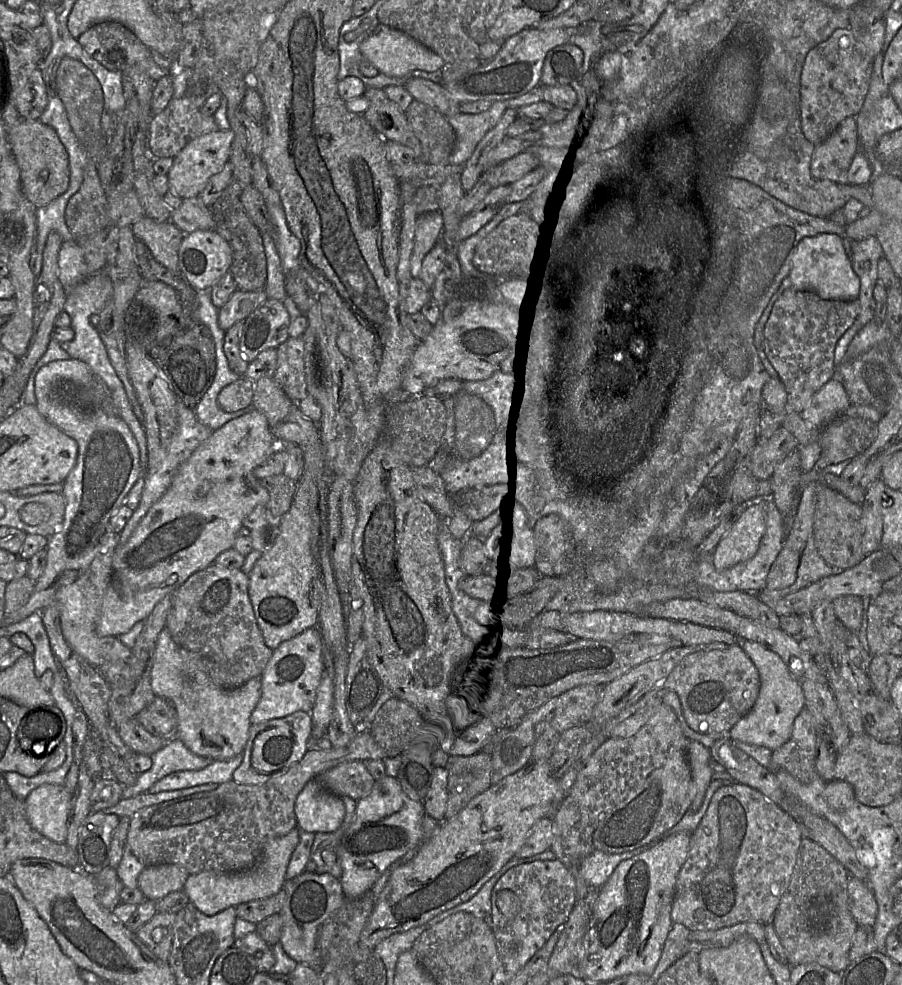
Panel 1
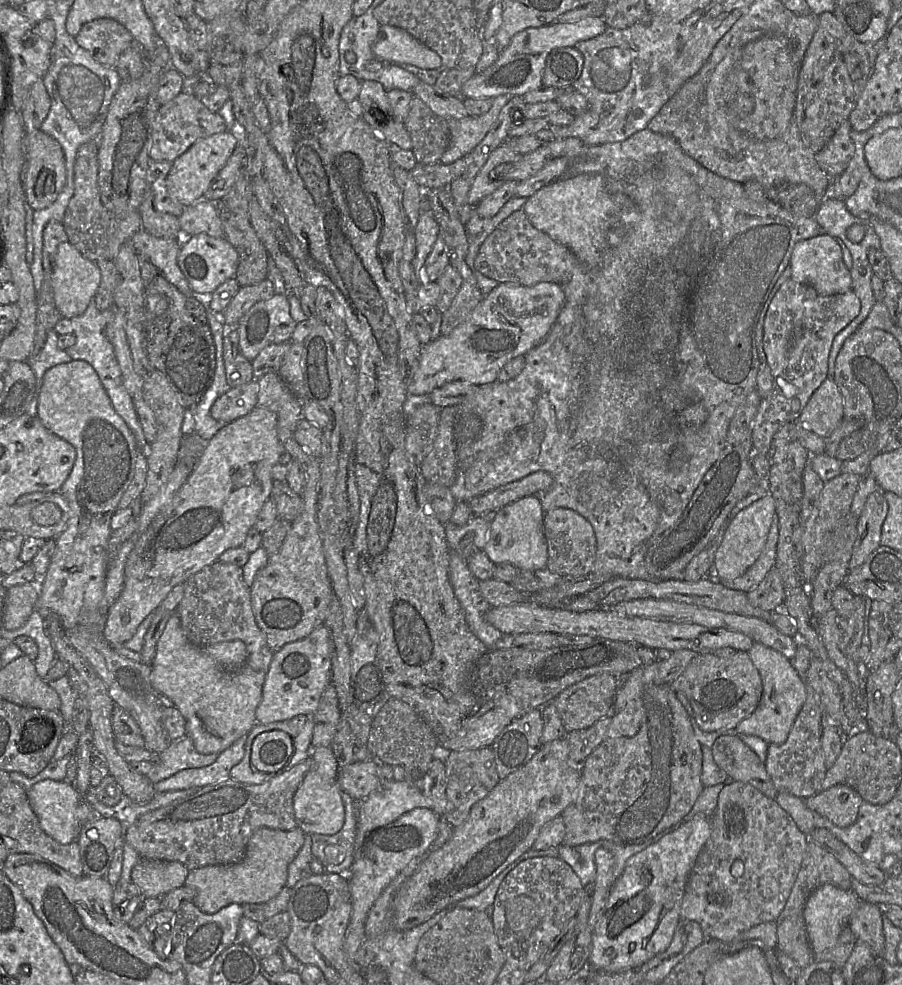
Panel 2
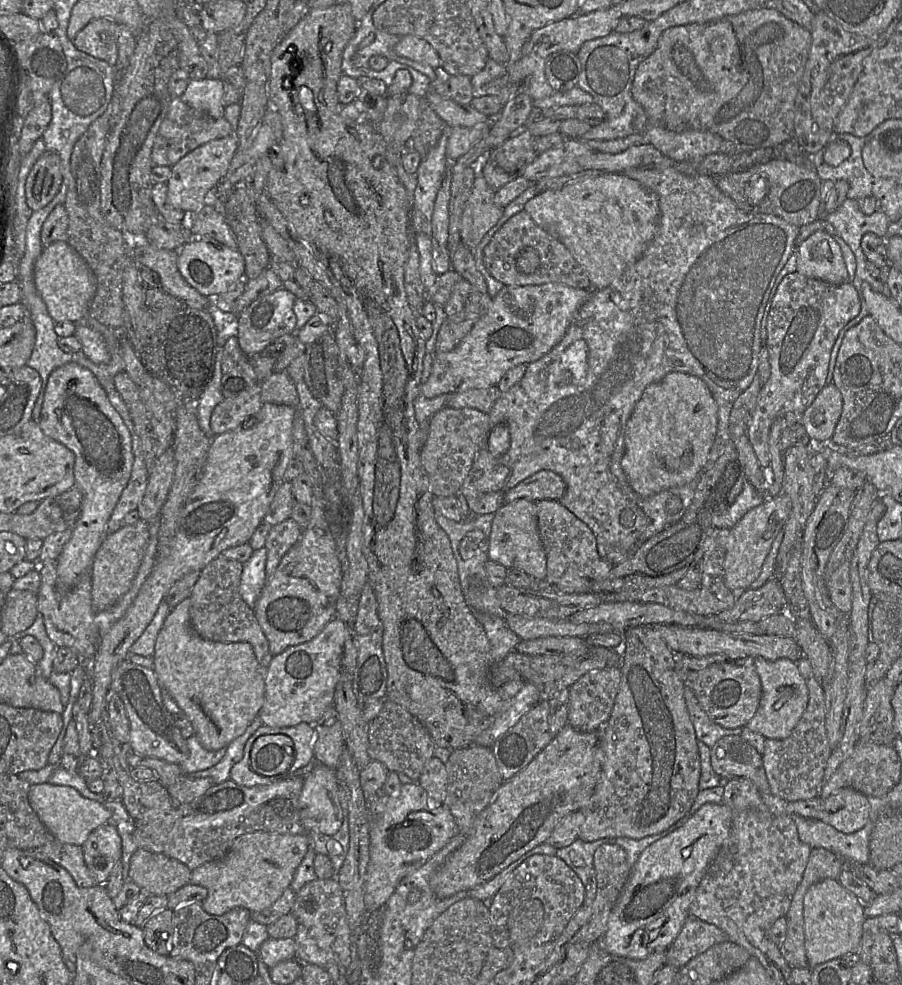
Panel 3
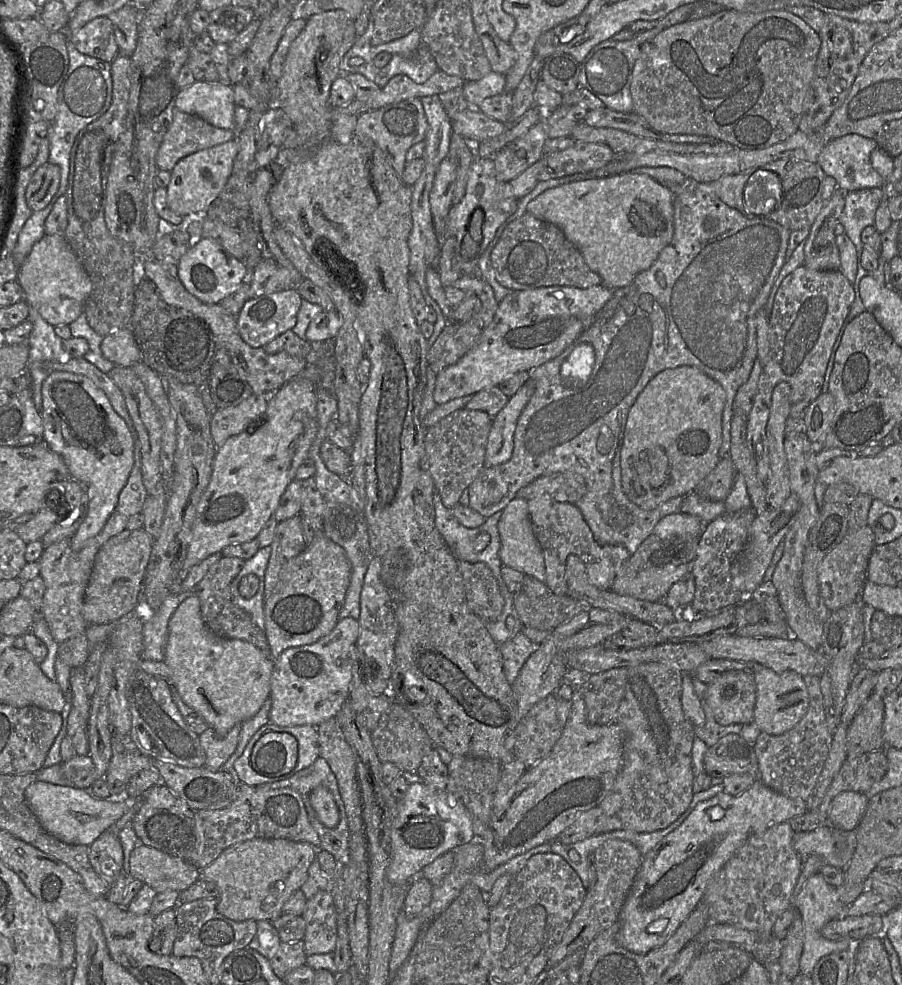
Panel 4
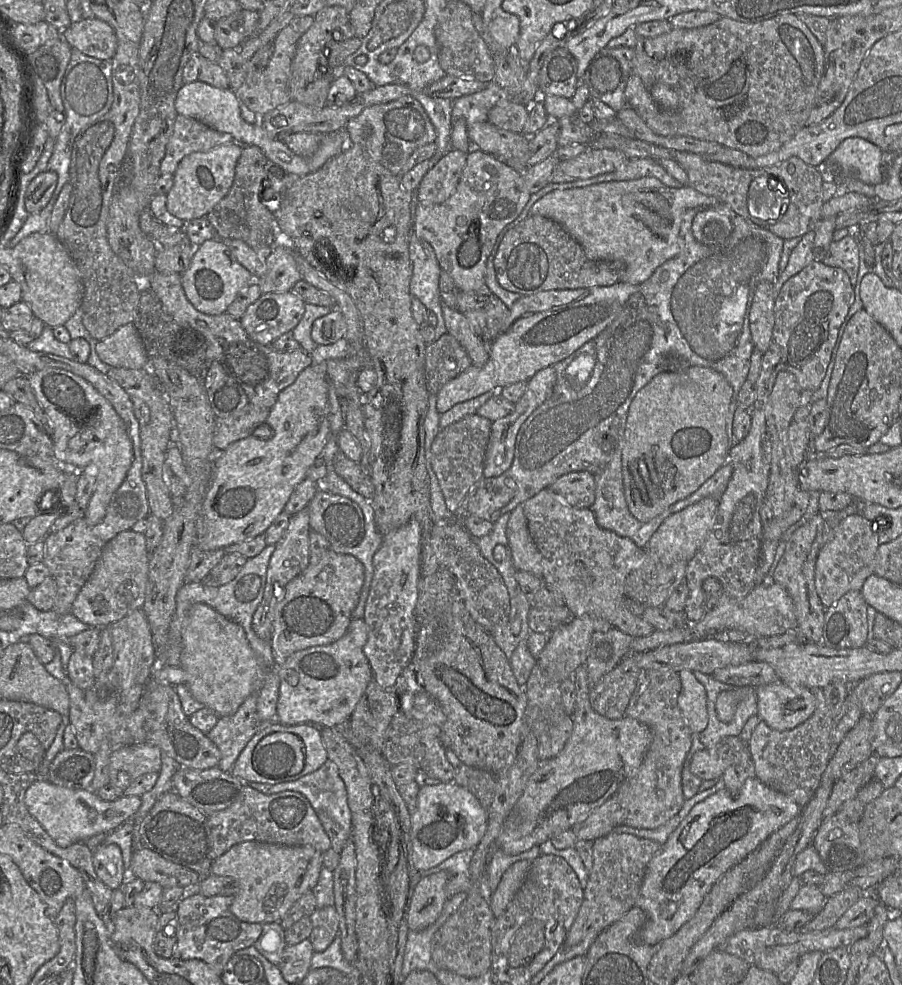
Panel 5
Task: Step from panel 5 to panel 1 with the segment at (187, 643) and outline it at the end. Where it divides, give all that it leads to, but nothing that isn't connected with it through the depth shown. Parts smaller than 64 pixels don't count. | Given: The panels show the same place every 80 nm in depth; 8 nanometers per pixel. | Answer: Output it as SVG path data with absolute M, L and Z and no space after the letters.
M164 627L156 643L151 688L155 696L168 700L174 706L178 719L176 737L192 753L211 760L227 760L243 753L251 727L250 716L261 697L261 678L254 677L232 690L189 682L184 674L188 653L191 652L180 647Z

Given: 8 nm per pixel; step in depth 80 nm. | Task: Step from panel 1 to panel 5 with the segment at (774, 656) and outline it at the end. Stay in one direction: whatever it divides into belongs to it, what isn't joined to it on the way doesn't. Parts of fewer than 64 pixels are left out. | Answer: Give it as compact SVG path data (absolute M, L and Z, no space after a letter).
M783 681L756 688L757 716L770 728L788 731L813 714L816 699L812 690Z

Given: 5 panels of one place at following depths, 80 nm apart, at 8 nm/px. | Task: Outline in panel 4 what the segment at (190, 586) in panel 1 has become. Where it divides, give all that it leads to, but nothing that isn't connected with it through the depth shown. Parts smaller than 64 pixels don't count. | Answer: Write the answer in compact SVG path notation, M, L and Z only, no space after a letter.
M222 557L209 568L204 578L194 588L195 595L200 600L203 621L214 634L227 639L250 642L262 652L270 654L264 630L255 624L250 614L235 605L232 600L230 585L243 568L244 563L245 560L238 557Z

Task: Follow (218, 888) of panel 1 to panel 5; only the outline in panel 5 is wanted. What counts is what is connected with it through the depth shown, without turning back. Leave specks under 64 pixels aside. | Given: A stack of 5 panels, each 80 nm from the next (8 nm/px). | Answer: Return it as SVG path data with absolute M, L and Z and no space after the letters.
M244 841L232 846L228 851L224 854L216 858L211 865L210 872L212 875L217 876L227 876L232 877L237 880L238 888L236 893L234 894L234 899L230 905L230 911L241 921L249 922L249 923L267 923L267 922L280 922L287 911L291 908L291 906L305 893L312 891L312 889L316 886L320 870L323 867L322 861L322 853L316 850L314 847L310 845L303 846L288 846L281 844L272 844L267 842L259 842L259 841Z

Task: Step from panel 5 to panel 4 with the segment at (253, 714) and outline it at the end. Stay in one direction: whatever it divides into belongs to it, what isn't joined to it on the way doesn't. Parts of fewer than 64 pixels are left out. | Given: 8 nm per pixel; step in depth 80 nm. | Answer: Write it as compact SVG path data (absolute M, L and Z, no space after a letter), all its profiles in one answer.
M237 724L225 736L219 736L212 728L199 734L199 740L206 756L203 767L211 771L221 770L237 748L241 729L242 724Z

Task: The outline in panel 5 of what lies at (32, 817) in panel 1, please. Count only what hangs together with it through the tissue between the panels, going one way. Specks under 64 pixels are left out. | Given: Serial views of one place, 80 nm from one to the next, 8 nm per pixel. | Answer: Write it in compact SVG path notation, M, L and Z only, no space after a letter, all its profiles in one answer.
M38 779L26 789L24 804L54 842L67 847L121 826L138 811L141 797L122 796L114 801L104 801L88 789L69 789L54 785L46 779Z

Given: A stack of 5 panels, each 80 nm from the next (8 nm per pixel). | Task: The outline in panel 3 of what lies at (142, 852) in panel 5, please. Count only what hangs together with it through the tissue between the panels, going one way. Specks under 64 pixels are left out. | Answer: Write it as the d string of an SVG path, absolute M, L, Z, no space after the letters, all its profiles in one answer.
M138 848L130 861L130 879L151 896L167 896L190 883L192 870L180 861Z

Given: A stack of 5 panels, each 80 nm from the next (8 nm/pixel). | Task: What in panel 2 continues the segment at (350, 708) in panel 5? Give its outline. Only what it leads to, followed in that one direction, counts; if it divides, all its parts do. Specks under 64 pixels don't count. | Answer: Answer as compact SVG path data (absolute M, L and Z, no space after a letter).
M324 625L314 629L308 636L285 644L273 657L266 671L262 689L262 699L256 709L256 724L269 724L294 718L298 715L311 715L316 711L325 688L331 683L332 664L329 649L329 632Z

